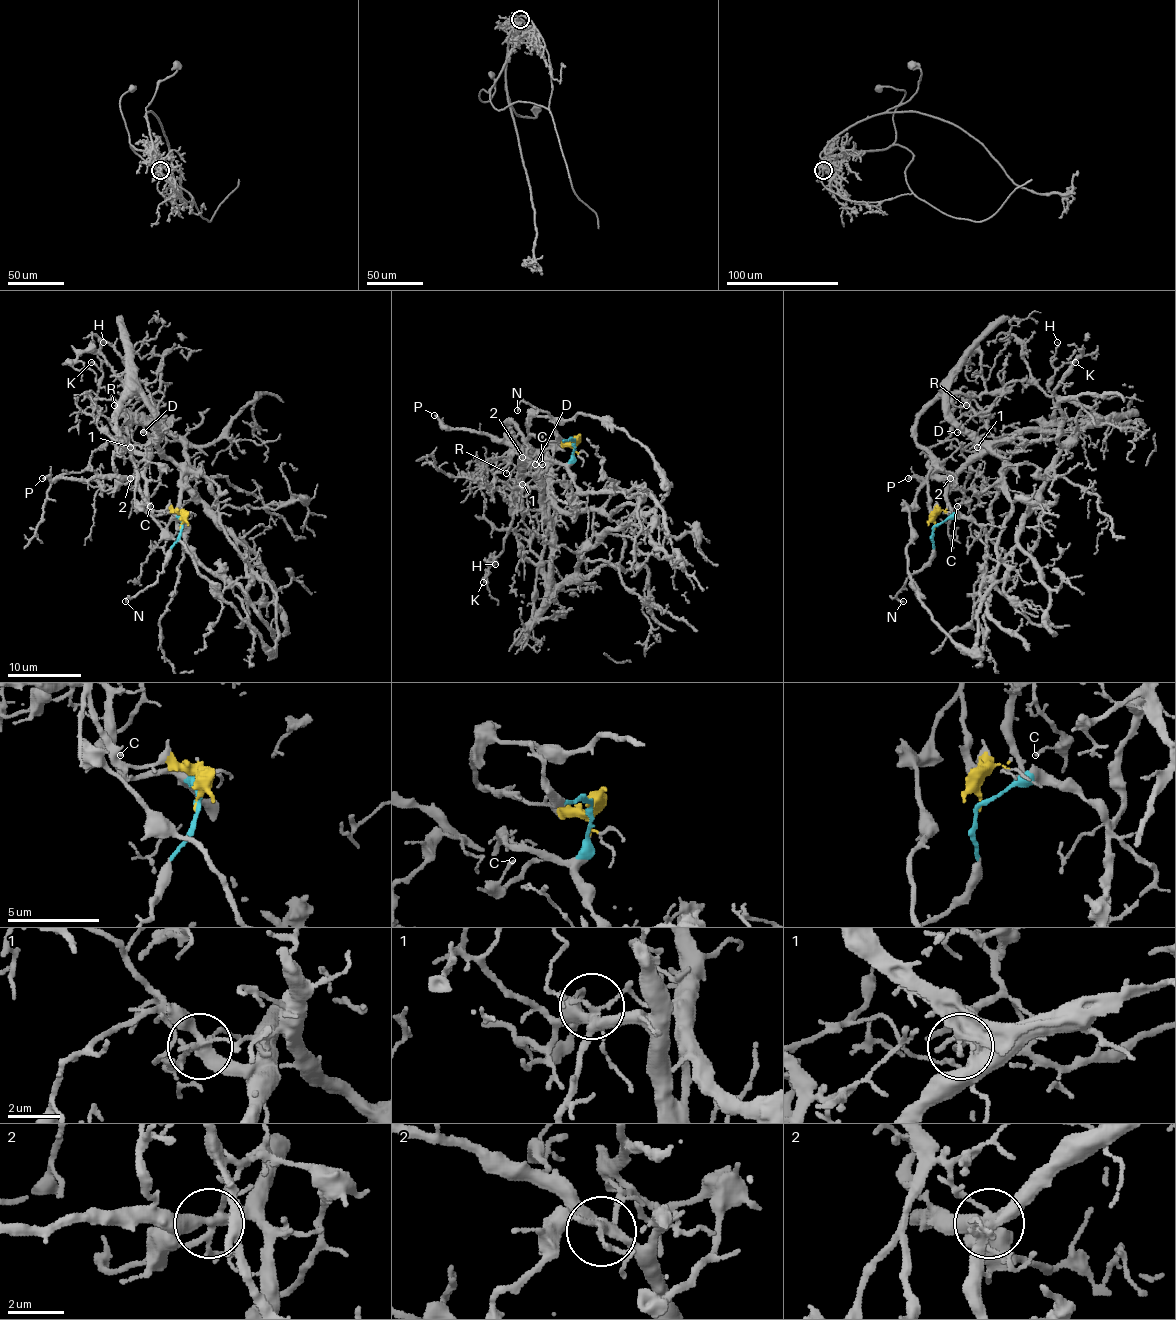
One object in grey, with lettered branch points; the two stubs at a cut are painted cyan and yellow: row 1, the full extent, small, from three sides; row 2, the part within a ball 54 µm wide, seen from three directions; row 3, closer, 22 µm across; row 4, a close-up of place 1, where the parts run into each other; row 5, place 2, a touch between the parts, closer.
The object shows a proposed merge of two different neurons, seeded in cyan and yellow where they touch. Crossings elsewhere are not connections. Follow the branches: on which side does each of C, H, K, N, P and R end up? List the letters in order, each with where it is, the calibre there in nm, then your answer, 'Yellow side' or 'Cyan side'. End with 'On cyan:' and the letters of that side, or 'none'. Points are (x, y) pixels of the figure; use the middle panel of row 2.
C: Place: (542, 464). Thickness 160 nm. Yellow side
H: Place: (495, 564). Thickness 110 nm. Cyan side
K: Place: (483, 582). Thickness 180 nm. Cyan side
N: Place: (517, 410). Thickness 130 nm. Cyan side
P: Place: (434, 415). Thickness 280 nm. Cyan side
R: Place: (506, 473). Thickness 80 nm. Yellow side
On cyan: H, K, N, P

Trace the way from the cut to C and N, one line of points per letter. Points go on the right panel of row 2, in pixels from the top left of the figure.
C: (935, 526), (927, 481), (927, 470), (935, 461), (942, 461), (942, 467), (955, 476), (966, 500), (957, 505)
N: (935, 526), (933, 555), (905, 581), (894, 598), (903, 601)

